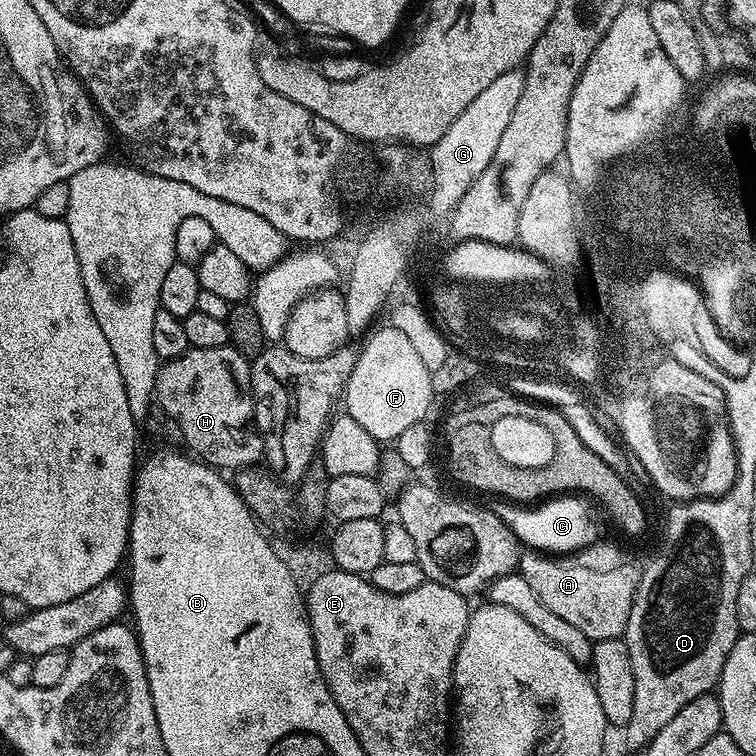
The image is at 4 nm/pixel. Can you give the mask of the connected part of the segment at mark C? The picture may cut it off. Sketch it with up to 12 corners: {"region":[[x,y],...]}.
{"region":[[576,494],[495,505],[521,545],[575,554],[600,536]]}

